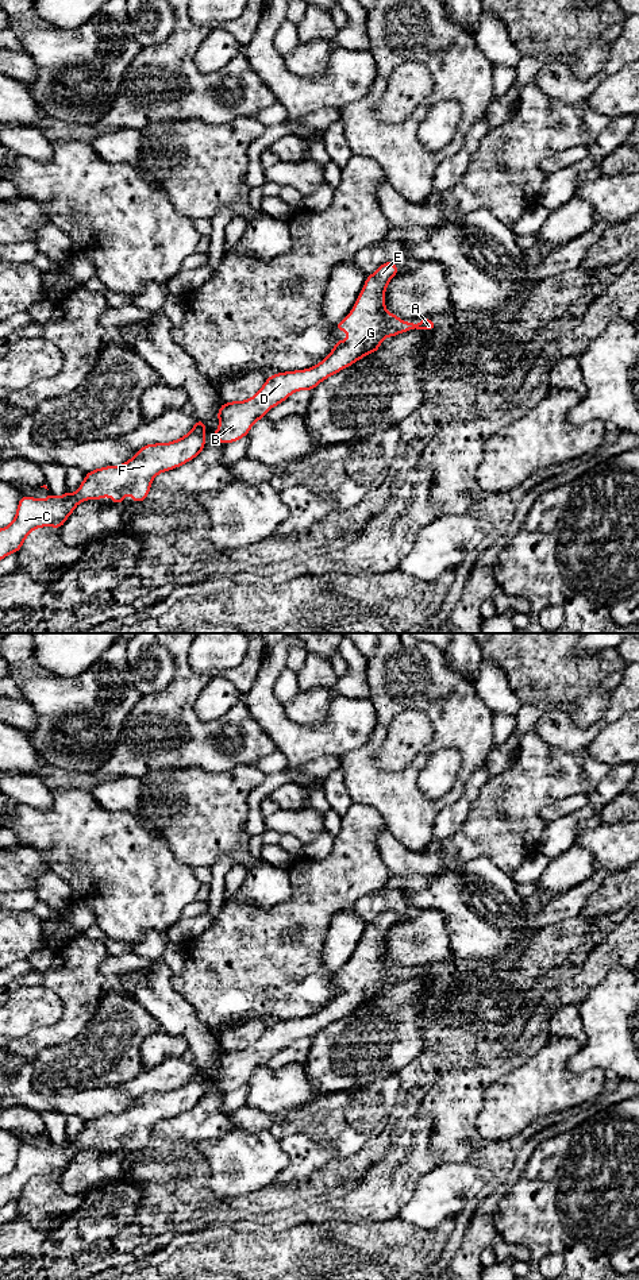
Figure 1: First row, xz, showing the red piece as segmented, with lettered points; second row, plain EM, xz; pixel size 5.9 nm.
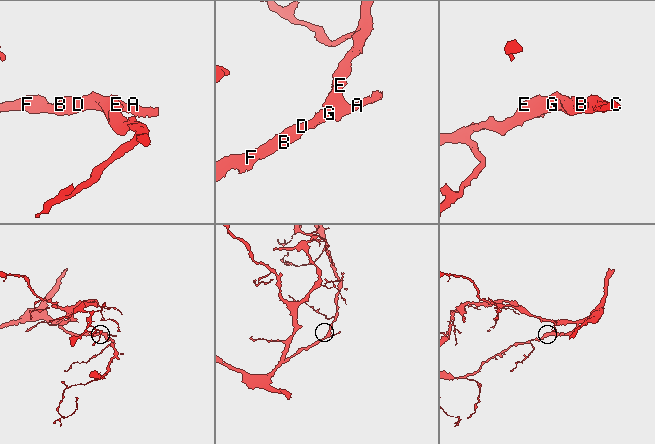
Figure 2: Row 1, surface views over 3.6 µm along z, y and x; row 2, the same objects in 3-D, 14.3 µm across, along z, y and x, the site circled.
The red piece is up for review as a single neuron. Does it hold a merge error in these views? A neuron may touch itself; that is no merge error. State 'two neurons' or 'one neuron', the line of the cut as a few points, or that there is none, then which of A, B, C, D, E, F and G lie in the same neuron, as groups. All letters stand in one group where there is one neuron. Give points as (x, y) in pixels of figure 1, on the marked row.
one neuron; no cut; A B C D E F G

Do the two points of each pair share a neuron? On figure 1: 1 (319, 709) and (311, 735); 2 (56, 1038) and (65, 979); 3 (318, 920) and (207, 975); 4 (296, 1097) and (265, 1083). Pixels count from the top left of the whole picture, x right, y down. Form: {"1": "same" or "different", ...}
{"1": "different", "2": "same", "3": "same", "4": "same"}

